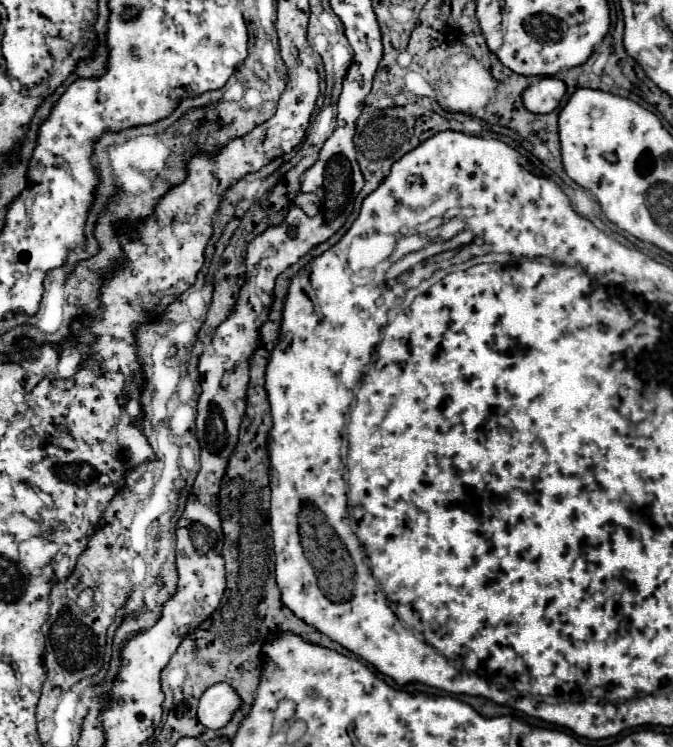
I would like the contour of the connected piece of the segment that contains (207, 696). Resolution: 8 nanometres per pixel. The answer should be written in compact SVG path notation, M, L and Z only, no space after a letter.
M228 684L210 686L198 702L198 720L206 728L222 728L240 706L238 694Z

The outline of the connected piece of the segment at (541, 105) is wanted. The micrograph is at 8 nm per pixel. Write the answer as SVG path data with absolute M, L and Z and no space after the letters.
M542 78L538 84L528 86L522 94L524 108L534 114L548 114L552 112L566 92L566 84L558 78Z

